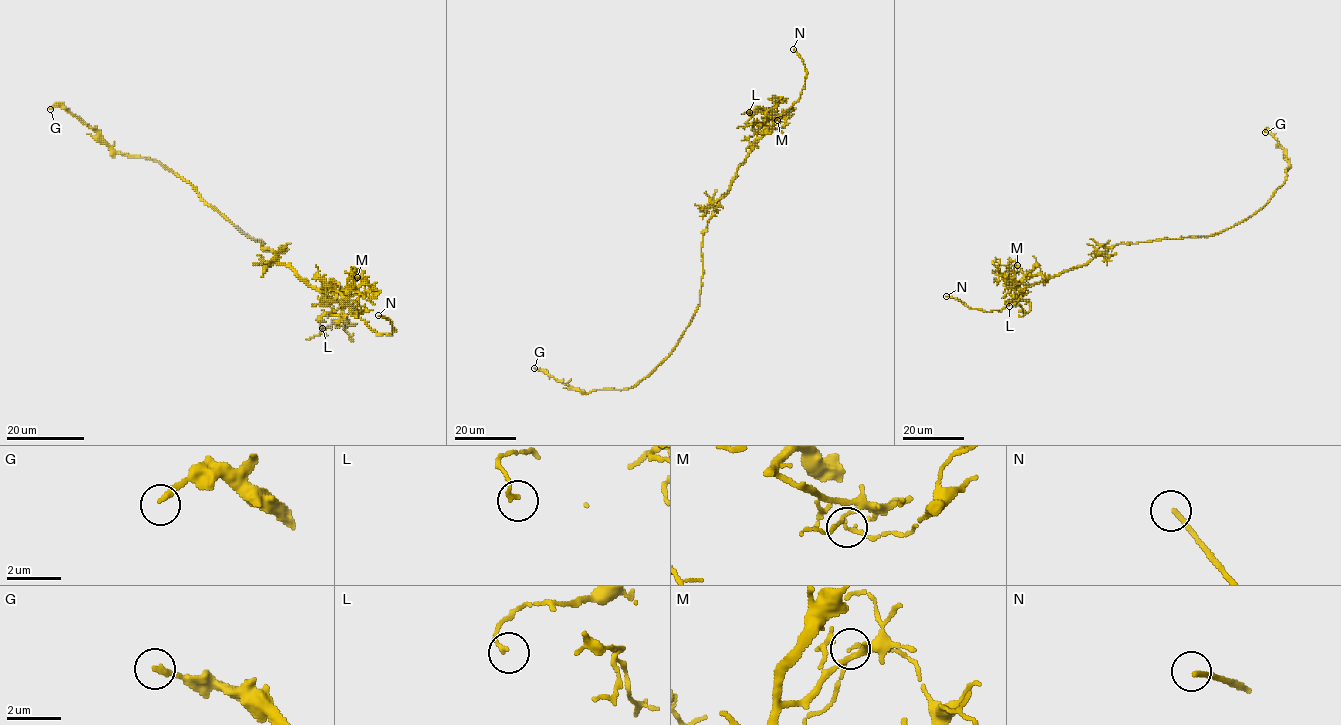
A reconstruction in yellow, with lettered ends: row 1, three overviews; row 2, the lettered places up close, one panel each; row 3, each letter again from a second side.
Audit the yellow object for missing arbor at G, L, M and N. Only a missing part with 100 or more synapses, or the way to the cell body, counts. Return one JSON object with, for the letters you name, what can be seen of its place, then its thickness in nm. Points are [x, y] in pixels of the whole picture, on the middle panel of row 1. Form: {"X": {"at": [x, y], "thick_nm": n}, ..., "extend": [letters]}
{"N": {"at": [793, 49], "thick_nm": 170}, "extend": ["N"]}

